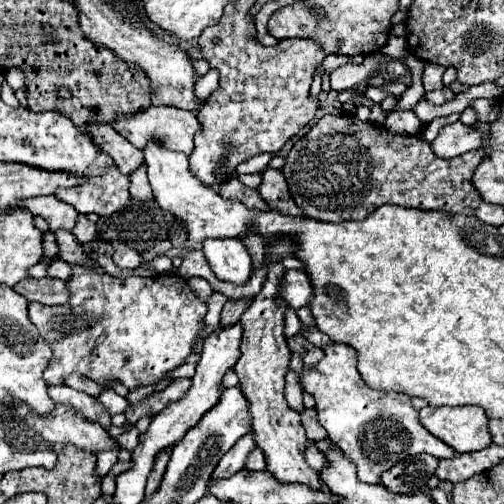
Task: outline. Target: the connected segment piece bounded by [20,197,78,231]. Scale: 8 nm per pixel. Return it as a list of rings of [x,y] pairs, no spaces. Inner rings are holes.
[[[34,197],[34,201],[22,201],[20,207],[30,209],[32,215],[40,215],[48,221],[50,231],[70,231],[76,223],[76,209],[56,197]]]

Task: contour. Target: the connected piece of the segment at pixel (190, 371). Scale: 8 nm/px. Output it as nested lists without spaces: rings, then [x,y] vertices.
[[[195,363],[183,364],[182,366],[176,368],[174,371],[170,371],[170,373],[168,373],[168,375],[166,376],[172,379],[180,377],[192,378],[195,374],[195,368],[196,368]]]

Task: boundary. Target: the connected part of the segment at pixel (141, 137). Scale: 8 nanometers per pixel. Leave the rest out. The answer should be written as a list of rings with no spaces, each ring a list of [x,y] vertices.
[[[150,105],[150,109],[138,113],[134,117],[118,117],[118,121],[114,123],[114,129],[120,135],[124,135],[138,149],[144,149],[146,139],[158,137],[170,151],[182,151],[182,153],[190,155],[194,149],[194,137],[196,137],[196,133],[202,131],[202,125],[196,119],[196,113],[192,113],[192,111],[184,111],[178,107],[154,107],[154,105]]]

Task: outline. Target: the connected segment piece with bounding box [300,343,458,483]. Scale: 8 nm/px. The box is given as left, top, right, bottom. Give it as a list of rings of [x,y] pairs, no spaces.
[[[332,343],[324,349],[324,359],[314,369],[300,373],[300,385],[314,395],[320,425],[328,431],[330,441],[356,465],[360,481],[378,483],[384,471],[410,455],[430,453],[438,459],[458,455],[450,445],[422,427],[408,395],[370,389],[362,381],[356,363],[358,353],[350,345]]]

